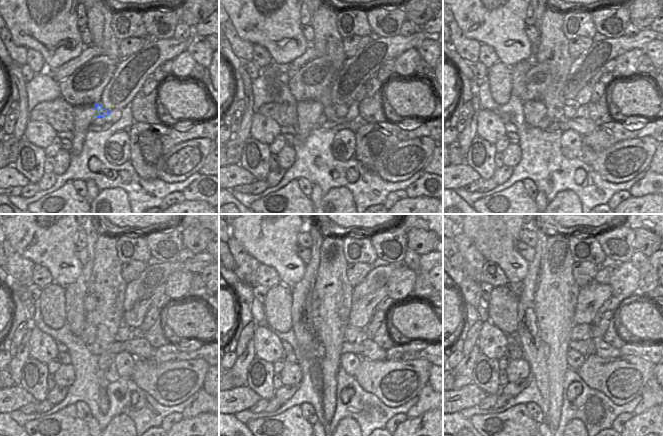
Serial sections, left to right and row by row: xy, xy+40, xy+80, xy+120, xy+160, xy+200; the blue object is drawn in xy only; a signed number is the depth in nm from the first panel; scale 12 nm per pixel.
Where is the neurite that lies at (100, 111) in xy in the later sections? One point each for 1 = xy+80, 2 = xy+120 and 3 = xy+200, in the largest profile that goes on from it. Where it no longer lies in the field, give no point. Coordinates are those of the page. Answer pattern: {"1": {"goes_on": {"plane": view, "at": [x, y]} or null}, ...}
{"1": {"goes_on": {"plane": "xy+80", "at": [583, 125]}}, "2": {"goes_on": {"plane": "xy+120", "at": [139, 347]}}, "3": {"goes_on": {"plane": "xy+200", "at": [602, 349]}}}

